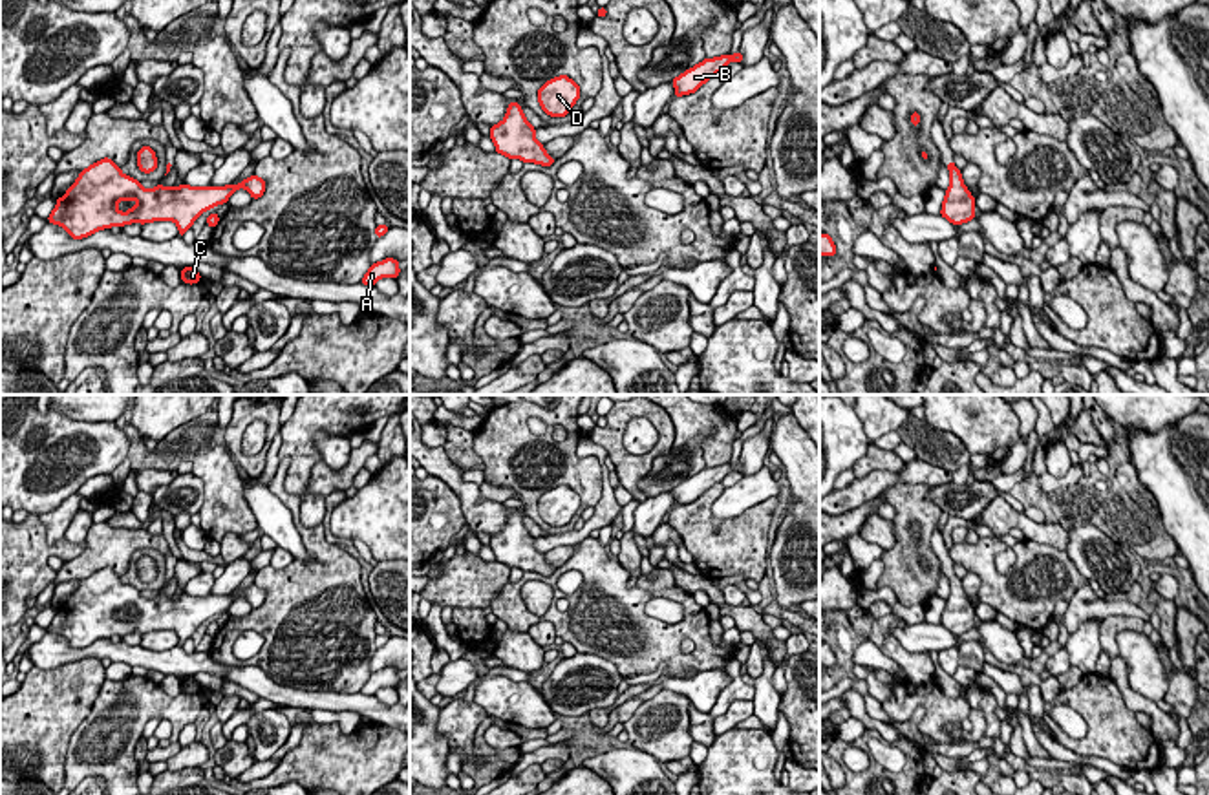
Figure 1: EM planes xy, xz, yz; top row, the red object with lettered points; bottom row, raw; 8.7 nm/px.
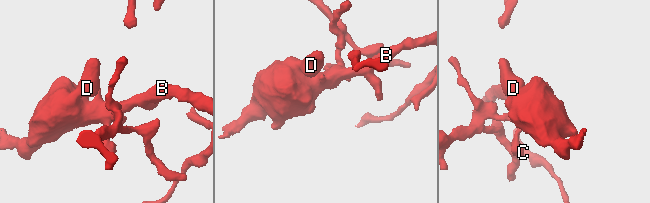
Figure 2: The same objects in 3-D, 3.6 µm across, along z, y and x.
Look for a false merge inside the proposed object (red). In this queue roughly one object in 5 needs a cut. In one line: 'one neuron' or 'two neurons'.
one neuron

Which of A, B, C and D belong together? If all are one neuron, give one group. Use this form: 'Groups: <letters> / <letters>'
Groups: A B C D

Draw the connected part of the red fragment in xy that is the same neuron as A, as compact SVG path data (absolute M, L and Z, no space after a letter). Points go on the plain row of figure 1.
M386 667L373 673L369 680L360 689L362 694L375 694L380 687L397 687L401 684L399 669Z

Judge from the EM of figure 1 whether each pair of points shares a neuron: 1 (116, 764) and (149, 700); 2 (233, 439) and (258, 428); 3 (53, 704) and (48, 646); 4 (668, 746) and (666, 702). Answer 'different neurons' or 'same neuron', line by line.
1: same neuron
2: different neurons
3: different neurons
4: same neuron

